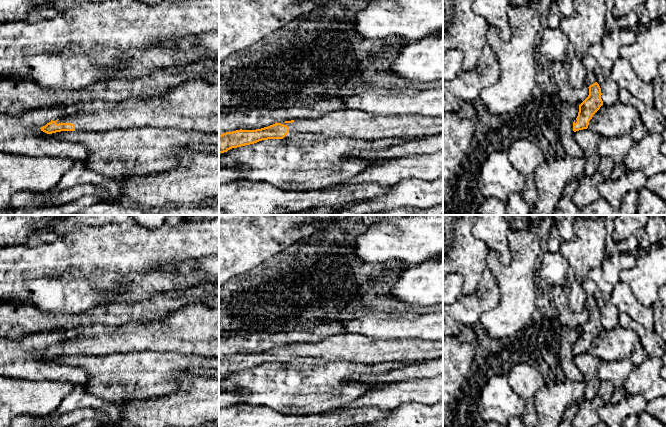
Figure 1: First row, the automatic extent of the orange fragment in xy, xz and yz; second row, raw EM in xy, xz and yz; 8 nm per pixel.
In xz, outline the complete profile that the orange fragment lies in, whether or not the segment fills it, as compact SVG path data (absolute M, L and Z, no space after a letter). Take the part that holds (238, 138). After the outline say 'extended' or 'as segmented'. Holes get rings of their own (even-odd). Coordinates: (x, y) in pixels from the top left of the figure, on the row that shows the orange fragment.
M356 110L331 112L312 120L291 120L256 130L236 130L219 135L219 153L268 139L283 139L297 133L375 141L385 138L423 138L443 133L443 116L372 116Z; extended

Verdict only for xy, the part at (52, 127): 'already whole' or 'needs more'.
needs more

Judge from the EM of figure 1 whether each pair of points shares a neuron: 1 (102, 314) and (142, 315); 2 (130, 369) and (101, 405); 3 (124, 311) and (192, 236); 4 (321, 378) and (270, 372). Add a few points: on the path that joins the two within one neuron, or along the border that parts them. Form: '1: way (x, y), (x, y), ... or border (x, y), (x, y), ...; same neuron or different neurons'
1: way (112, 314), (132, 314); same neuron
2: border (85, 387), (94, 395), (118, 403); different neurons
3: border (163, 293), (141, 301); different neurons
4: way (308, 378), (283, 378); same neuron

